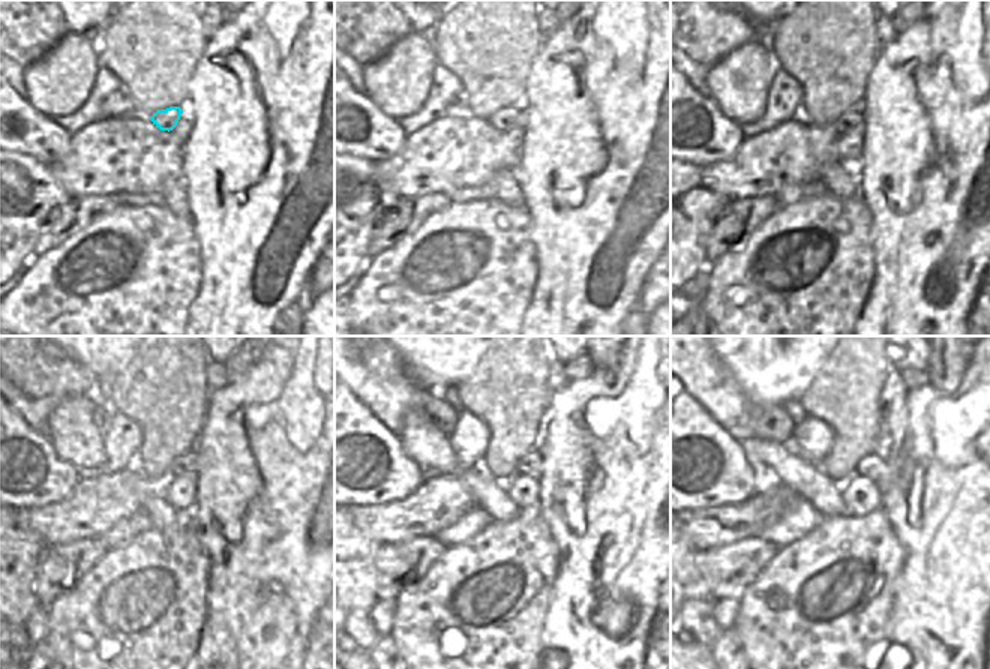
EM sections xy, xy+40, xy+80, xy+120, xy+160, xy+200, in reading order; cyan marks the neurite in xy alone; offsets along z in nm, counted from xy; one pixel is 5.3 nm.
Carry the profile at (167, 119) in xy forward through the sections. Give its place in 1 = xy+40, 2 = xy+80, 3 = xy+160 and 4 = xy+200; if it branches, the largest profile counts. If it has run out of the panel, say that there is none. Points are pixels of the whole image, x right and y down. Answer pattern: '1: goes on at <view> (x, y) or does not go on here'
1: goes on at xy+40 (507, 117)
2: goes on at xy+80 (851, 119)
3: goes on at xy+160 (531, 465)
4: goes on at xy+200 (872, 467)

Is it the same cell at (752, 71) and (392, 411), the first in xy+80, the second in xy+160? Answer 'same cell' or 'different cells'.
different cells

